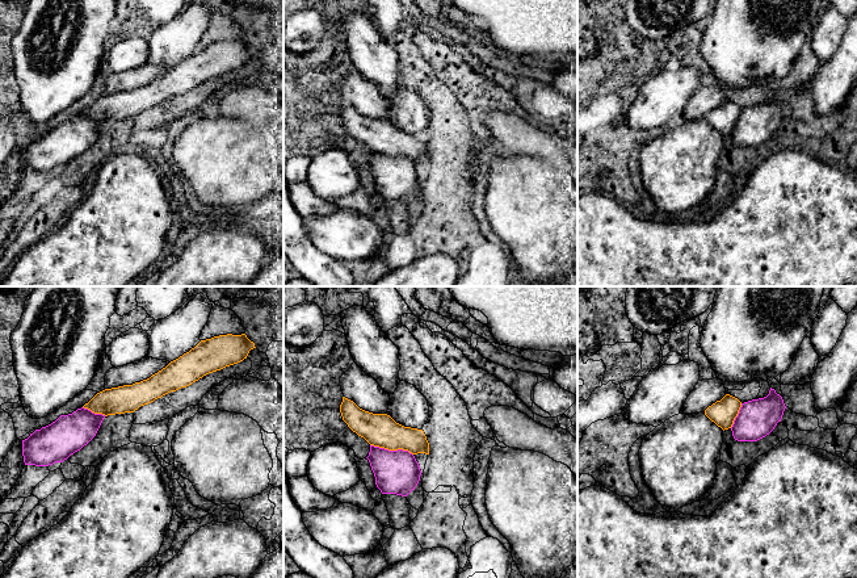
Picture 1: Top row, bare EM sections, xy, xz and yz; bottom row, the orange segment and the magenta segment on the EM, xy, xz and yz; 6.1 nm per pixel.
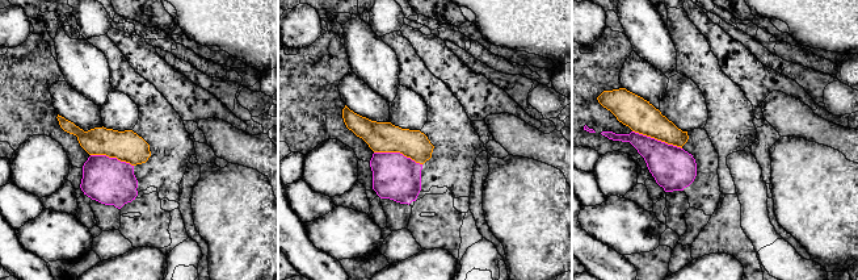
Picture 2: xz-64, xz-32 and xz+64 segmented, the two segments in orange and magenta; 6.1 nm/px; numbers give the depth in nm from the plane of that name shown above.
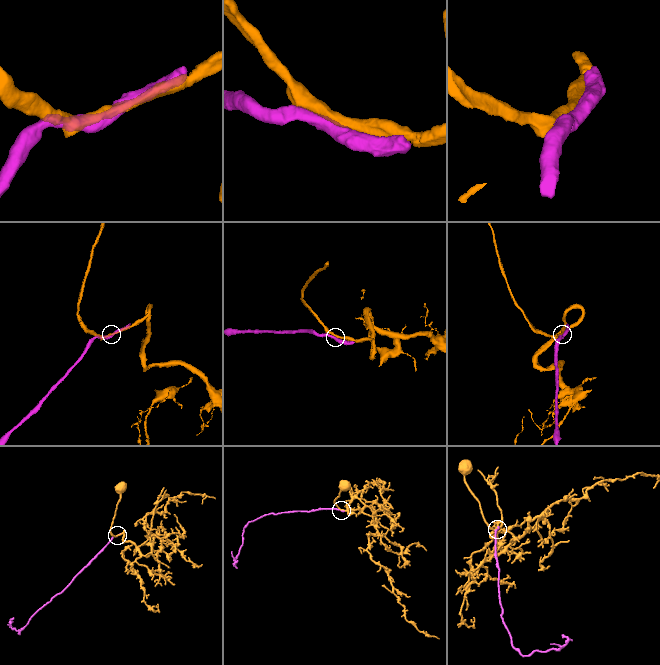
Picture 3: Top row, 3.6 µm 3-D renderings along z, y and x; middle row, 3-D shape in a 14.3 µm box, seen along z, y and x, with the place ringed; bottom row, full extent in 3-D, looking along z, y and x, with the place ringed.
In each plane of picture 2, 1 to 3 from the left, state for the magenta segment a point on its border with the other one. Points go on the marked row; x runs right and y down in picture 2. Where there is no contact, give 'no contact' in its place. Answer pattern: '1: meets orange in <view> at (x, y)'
1: meets orange in xz-64 at (112, 157)
2: meets orange in xz-32 at (398, 151)
3: meets orange in xz+64 at (657, 140)

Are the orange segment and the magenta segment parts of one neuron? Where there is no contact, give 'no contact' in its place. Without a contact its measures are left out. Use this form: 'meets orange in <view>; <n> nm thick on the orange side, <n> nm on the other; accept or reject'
meets orange in xz; 200 nm thick on the orange side, 280 nm on the other; accept

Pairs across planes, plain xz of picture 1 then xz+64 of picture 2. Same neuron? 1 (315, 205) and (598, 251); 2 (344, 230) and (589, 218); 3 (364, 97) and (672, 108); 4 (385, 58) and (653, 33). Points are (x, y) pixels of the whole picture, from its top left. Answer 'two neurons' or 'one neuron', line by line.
1: two neurons
2: one neuron
3: two neurons
4: one neuron

